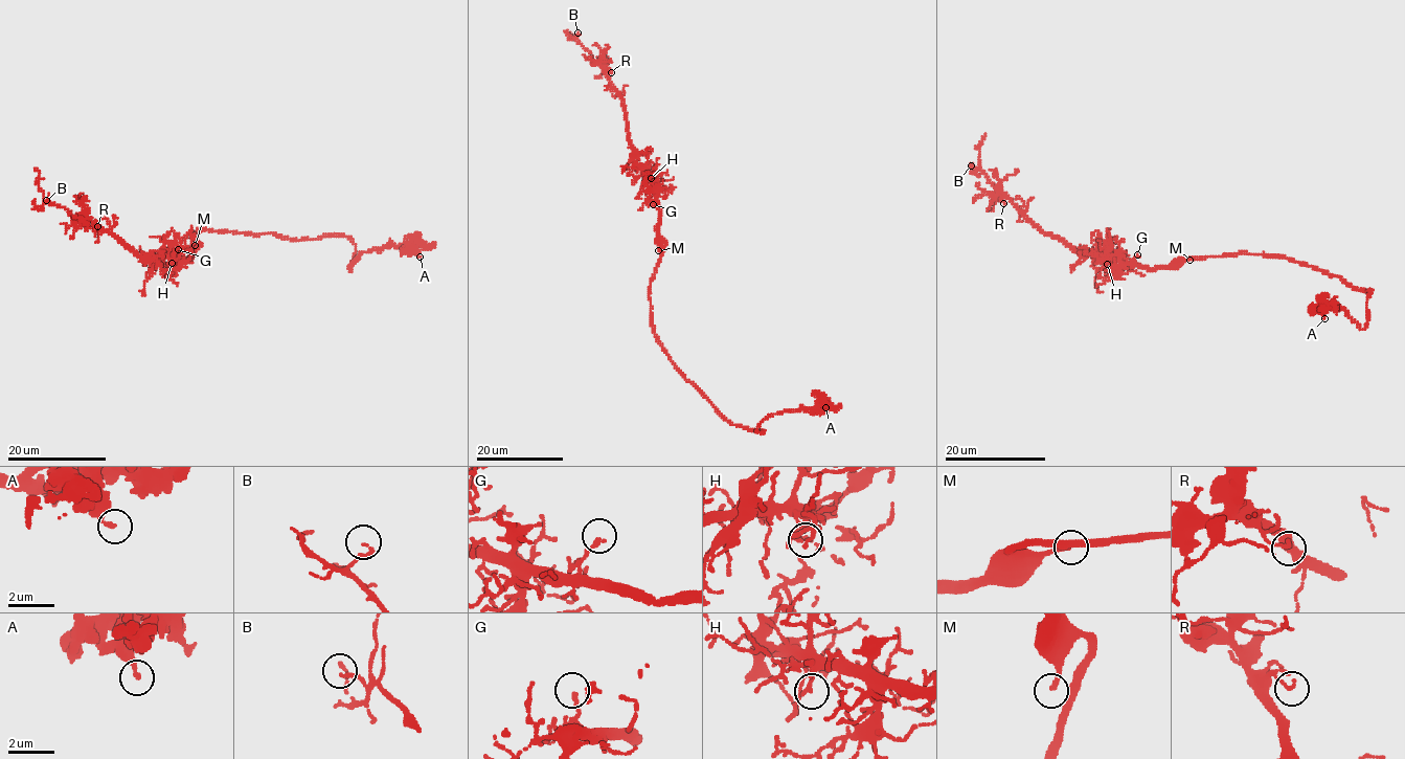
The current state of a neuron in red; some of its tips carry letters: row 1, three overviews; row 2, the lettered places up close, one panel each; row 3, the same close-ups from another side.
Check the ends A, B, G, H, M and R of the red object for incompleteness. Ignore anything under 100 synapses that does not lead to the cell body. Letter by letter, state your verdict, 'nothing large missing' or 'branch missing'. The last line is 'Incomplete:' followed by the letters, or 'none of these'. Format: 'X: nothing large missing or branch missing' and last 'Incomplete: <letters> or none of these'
A: nothing large missing
B: nothing large missing
G: nothing large missing
H: nothing large missing
M: branch missing
R: nothing large missing
Incomplete: M

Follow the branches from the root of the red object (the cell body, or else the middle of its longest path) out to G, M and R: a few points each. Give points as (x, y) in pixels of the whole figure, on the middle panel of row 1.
G: (650, 284), (665, 244), (658, 233), (659, 208), (655, 202), (653, 204)
M: (650, 284), (663, 241), (658, 250)
R: (650, 284), (665, 244), (658, 233), (657, 197), (652, 180), (635, 162), (624, 104), (607, 71), (611, 72)

